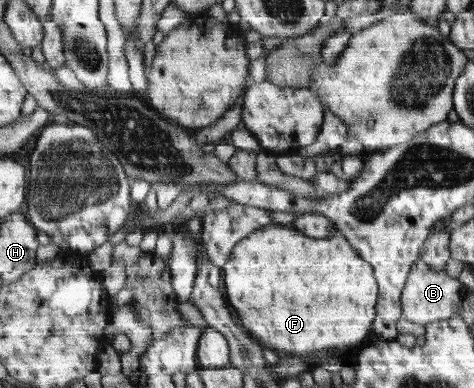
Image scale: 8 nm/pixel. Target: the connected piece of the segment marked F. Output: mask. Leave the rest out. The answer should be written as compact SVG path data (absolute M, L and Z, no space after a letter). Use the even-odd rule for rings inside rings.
M270 224L269 226L266 226L262 229L256 230L252 232L248 237L244 238L236 247L234 248L234 251L232 252L232 255L230 256L230 260L225 264L225 266L222 268L223 275L224 275L224 284L226 288L226 297L228 297L227 301L234 307L234 311L236 311L236 315L240 317L240 325L256 339L256 341L260 341L260 337L262 337L262 343L264 345L270 345L272 349L280 349L280 351L290 351L290 356L292 353L298 353L300 356L306 355L306 353L312 353L312 351L322 351L322 349L330 349L330 347L350 347L354 348L362 342L368 334L373 332L373 326L375 325L375 321L377 318L377 305L379 304L379 282L376 280L376 271L373 269L373 266L370 262L365 261L364 258L354 249L354 245L350 243L343 235L336 234L332 238L326 238L326 239L320 239L320 238L313 238L308 236L305 233L302 233L300 230L296 230L294 227L286 228L282 225L274 225Z

